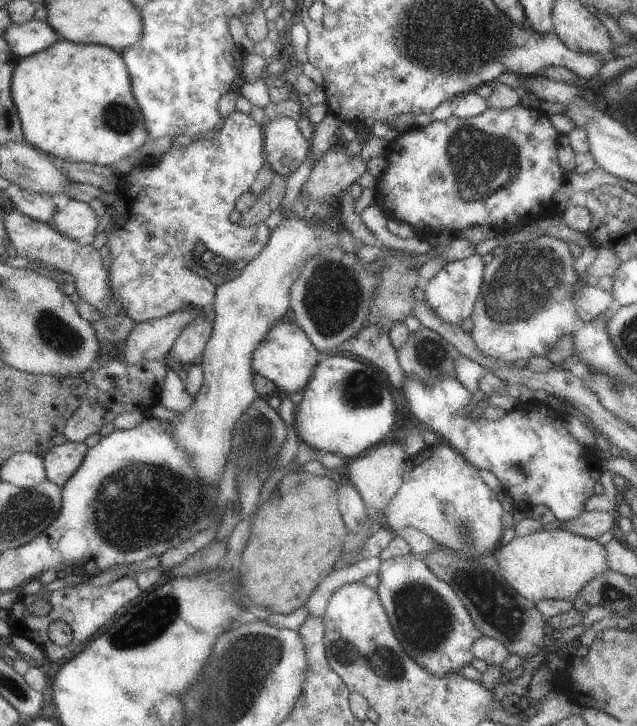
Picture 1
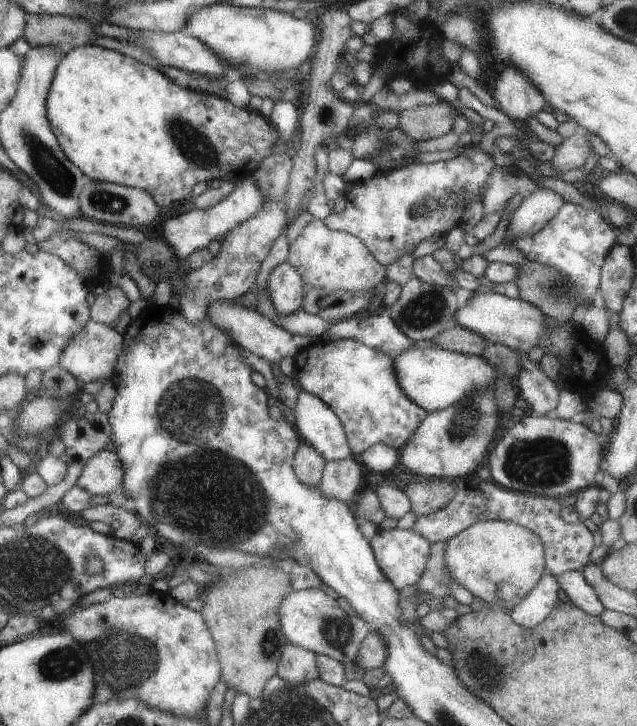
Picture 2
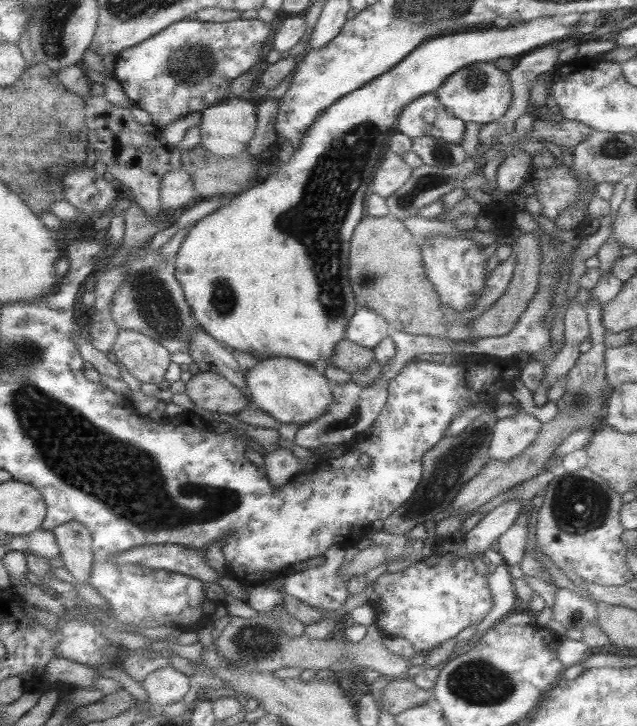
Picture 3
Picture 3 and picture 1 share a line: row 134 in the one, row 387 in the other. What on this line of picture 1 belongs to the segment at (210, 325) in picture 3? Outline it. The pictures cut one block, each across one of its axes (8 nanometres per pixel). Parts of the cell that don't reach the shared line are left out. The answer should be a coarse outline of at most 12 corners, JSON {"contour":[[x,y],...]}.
{"contour":[[328,354],[296,397],[297,439],[360,456],[395,428],[387,376]]}

